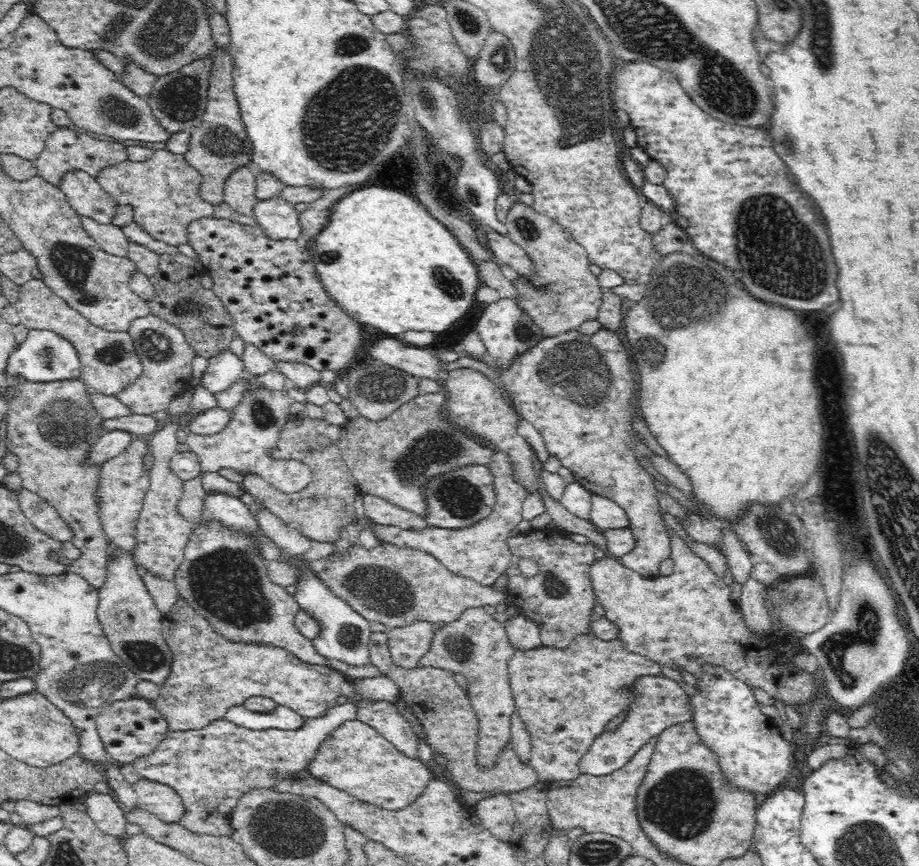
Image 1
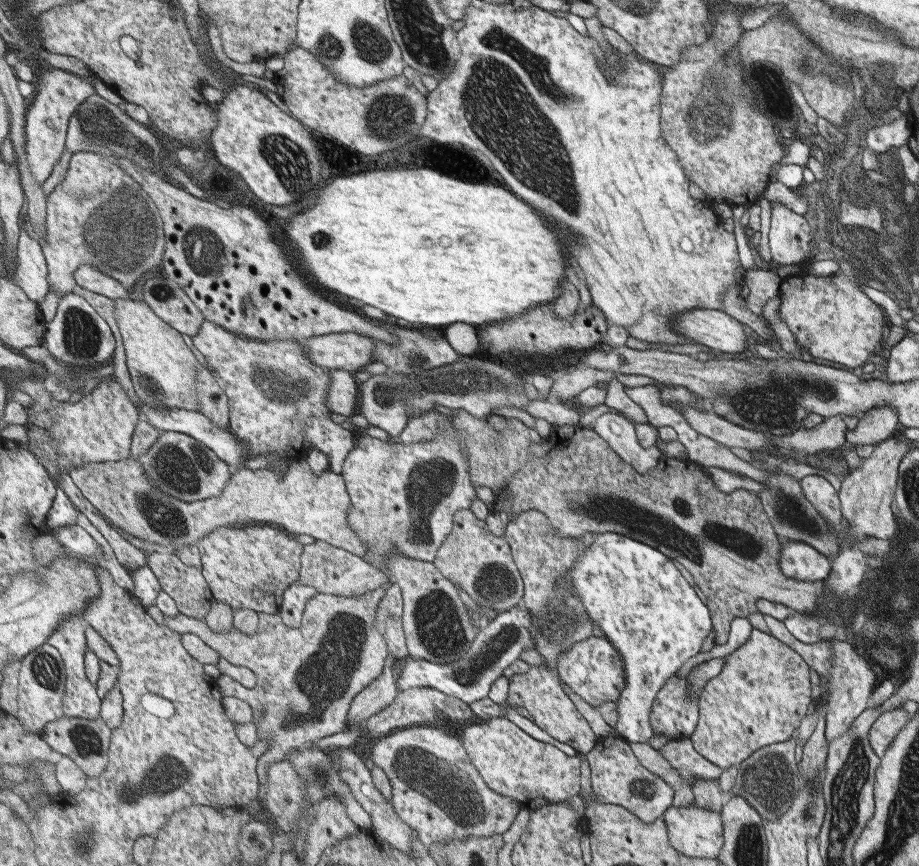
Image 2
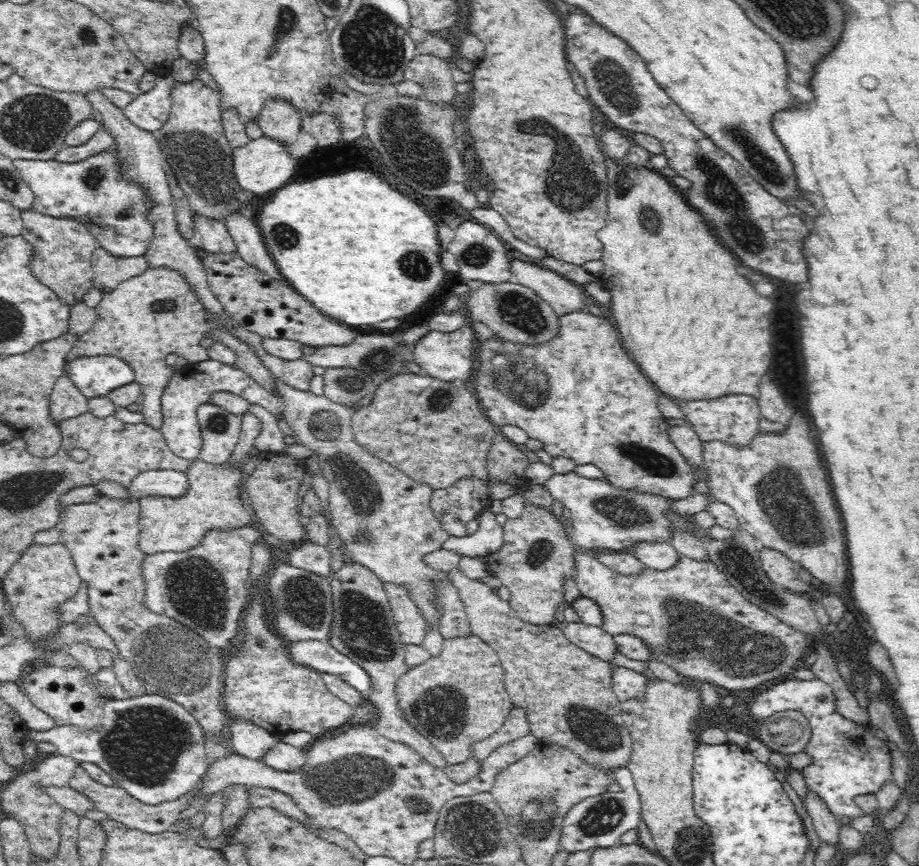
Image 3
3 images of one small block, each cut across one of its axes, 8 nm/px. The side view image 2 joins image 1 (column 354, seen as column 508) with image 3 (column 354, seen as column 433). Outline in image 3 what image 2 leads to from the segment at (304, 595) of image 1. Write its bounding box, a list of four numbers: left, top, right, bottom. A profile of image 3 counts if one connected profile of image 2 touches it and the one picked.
[289,639,372,697]

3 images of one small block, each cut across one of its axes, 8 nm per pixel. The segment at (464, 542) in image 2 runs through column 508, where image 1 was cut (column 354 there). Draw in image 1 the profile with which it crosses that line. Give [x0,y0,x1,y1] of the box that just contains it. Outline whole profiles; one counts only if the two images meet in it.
[308,541,516,628]

